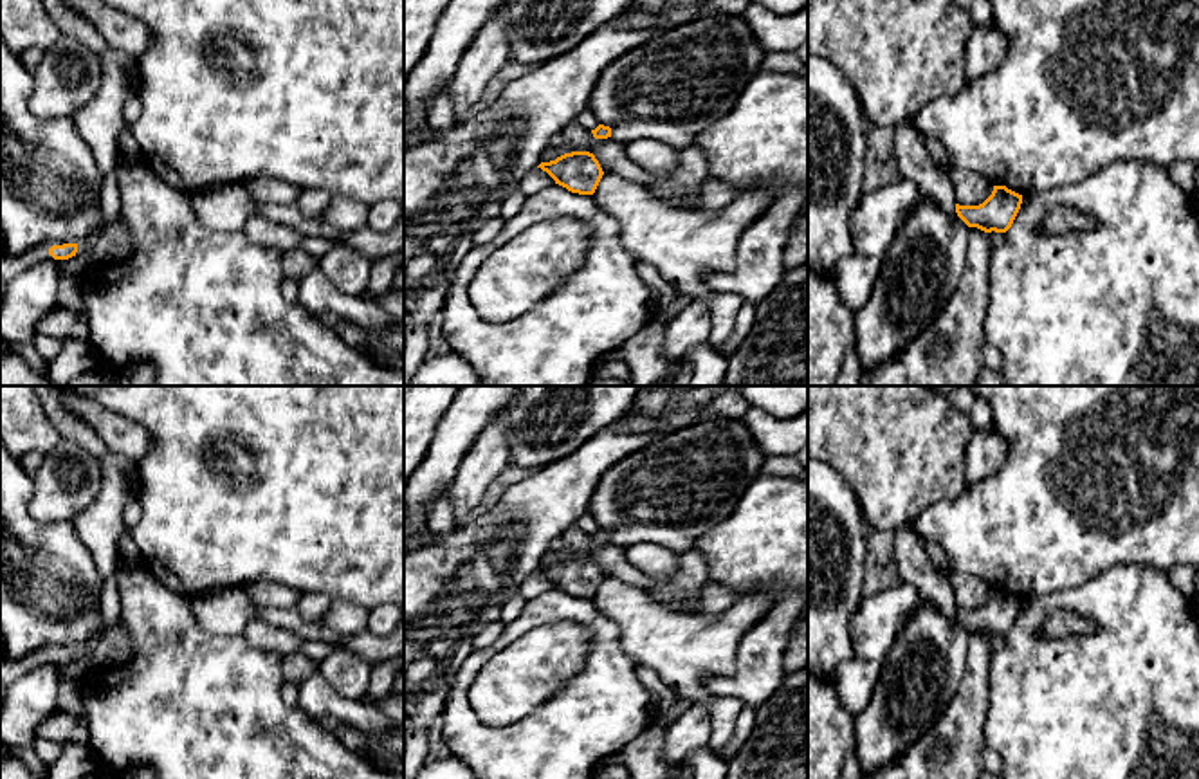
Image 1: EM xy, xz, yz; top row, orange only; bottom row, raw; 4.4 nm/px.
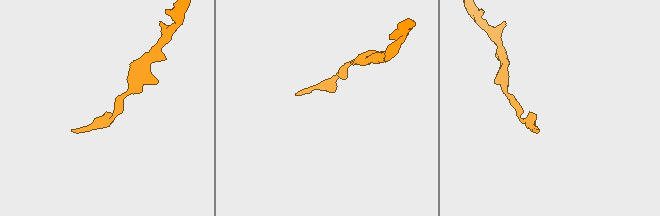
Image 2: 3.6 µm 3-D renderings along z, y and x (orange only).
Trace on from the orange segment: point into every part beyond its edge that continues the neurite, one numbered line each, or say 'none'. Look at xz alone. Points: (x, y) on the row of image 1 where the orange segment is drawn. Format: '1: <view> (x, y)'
none

